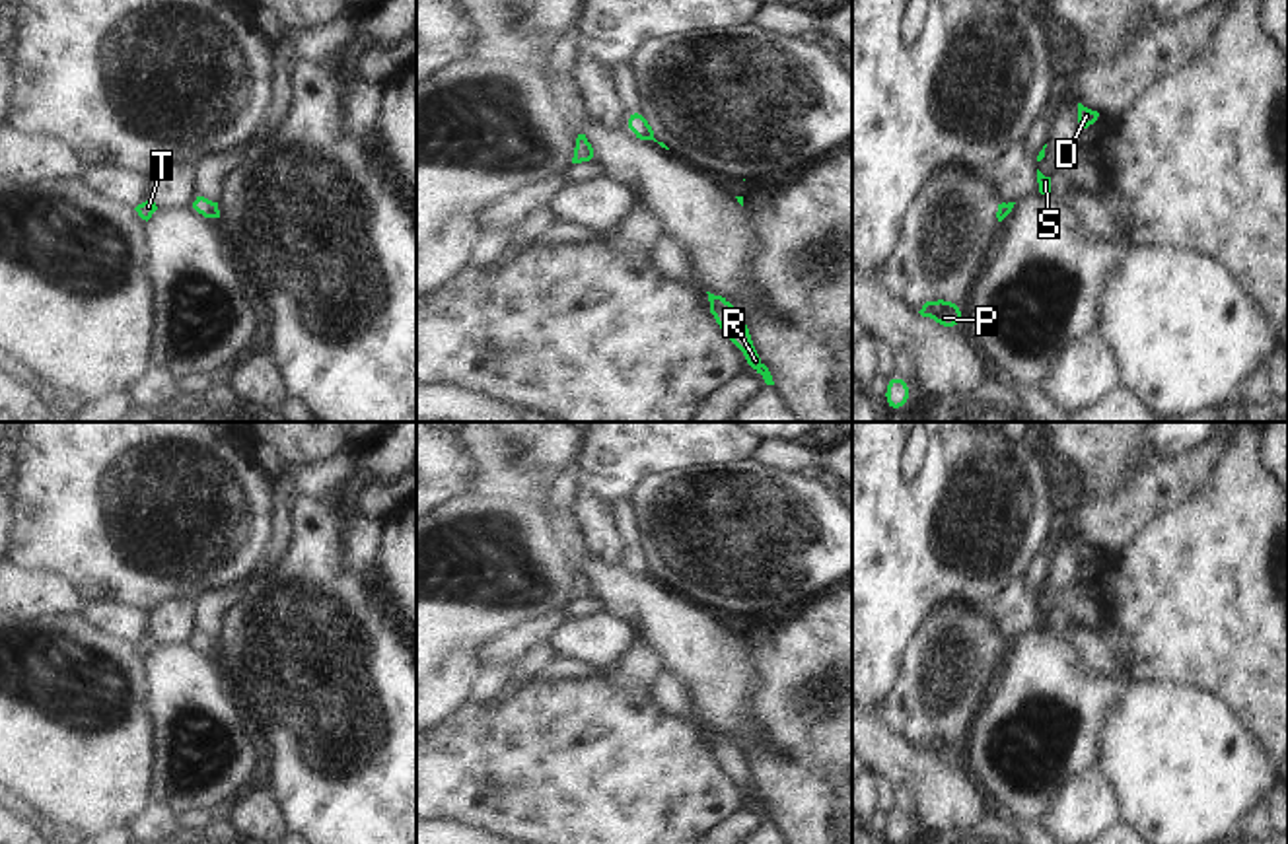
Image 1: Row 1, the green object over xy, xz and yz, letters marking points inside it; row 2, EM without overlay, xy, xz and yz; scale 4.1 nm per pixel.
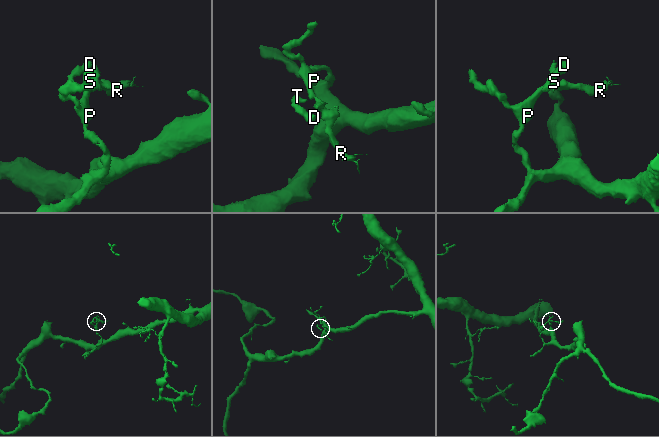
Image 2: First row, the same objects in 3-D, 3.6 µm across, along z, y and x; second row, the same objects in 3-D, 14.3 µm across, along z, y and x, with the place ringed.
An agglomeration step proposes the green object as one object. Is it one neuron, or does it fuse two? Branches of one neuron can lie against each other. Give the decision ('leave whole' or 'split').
split

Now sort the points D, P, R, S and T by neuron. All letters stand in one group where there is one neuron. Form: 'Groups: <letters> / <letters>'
Groups: D P T / R S

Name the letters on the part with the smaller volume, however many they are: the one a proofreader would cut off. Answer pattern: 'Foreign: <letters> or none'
Foreign: R, S

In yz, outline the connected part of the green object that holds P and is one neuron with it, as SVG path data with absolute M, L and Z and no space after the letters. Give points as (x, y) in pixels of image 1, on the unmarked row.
M944 733L926 737L918 749L934 755L942 764L959 764L963 755L963 743L957 737L948 737Z

